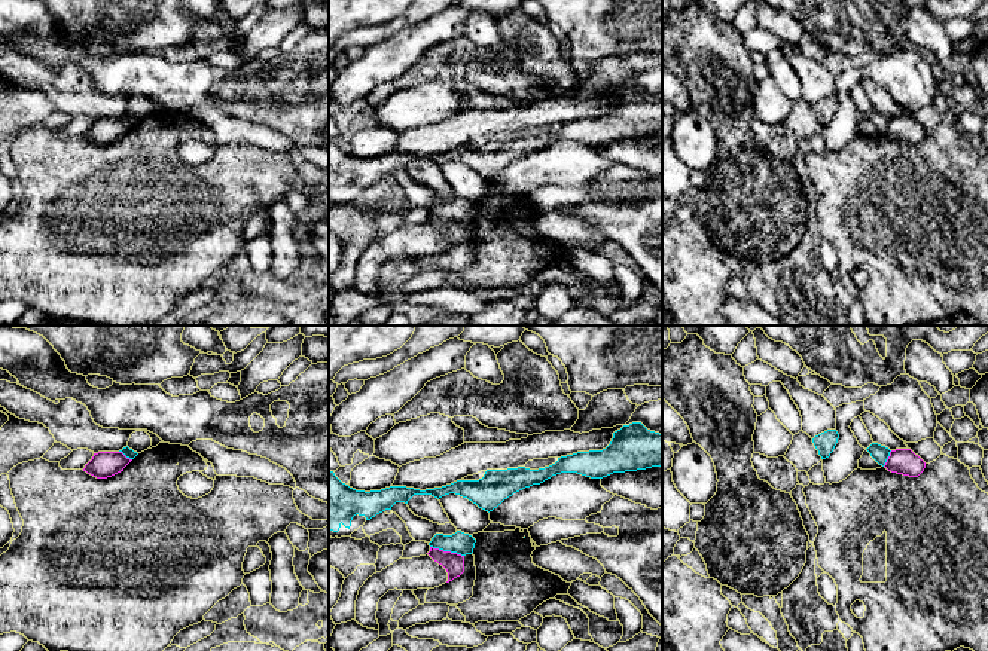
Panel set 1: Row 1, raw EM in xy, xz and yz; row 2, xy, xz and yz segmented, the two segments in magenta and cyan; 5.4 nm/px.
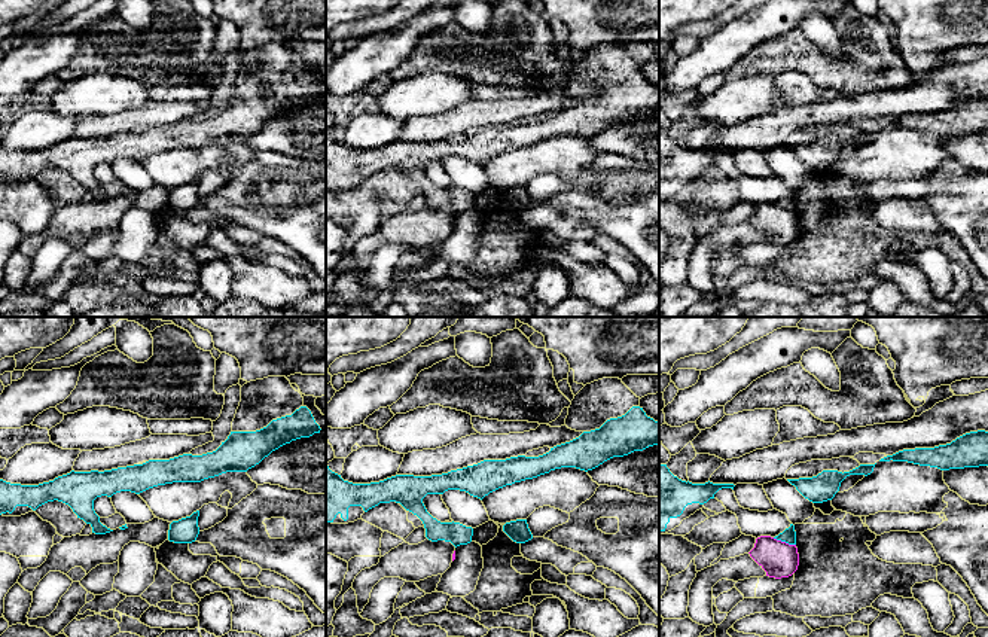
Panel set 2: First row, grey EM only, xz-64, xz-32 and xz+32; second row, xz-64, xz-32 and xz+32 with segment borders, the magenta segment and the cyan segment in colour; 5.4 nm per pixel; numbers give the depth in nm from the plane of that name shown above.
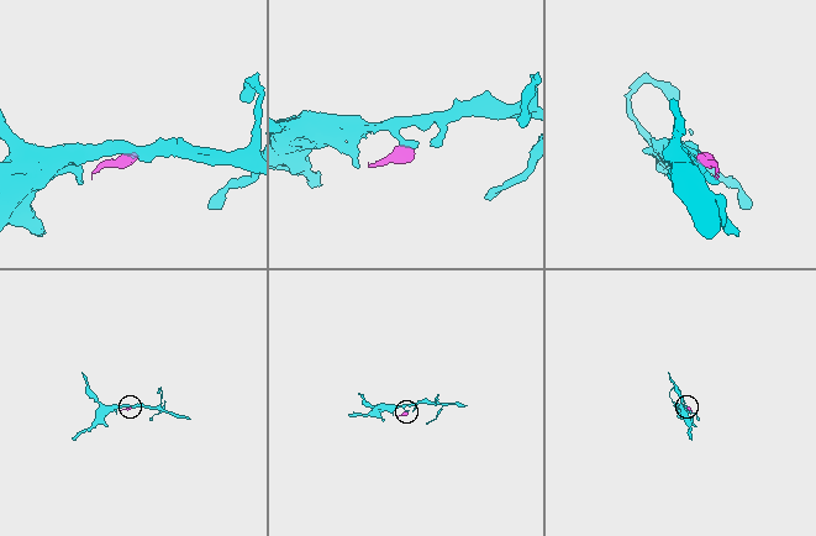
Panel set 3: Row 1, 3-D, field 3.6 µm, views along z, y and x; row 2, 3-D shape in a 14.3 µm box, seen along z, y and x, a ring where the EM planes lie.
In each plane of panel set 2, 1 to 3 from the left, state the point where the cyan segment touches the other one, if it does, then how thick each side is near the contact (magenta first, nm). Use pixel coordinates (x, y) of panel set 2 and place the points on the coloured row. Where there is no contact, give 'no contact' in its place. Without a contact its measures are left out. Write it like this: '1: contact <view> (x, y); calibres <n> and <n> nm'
1: no contact
2: no contact
3: contact xz+32 (784, 542); calibres 190 and 80 nm

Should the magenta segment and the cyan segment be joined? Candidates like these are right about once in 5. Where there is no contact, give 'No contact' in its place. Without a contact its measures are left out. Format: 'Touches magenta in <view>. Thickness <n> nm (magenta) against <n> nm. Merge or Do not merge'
Touches magenta in xz. Thickness 110 nm (magenta) against 120 nm. Do not merge

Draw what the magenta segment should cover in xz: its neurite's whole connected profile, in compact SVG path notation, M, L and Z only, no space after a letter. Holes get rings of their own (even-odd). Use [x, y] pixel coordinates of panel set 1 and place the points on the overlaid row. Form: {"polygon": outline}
{"polygon": "M430 547L430 551L427 553L434 562L442 565L448 572L448 581L452 581L454 578L460 577L464 572L464 556L443 551L439 548Z"}

